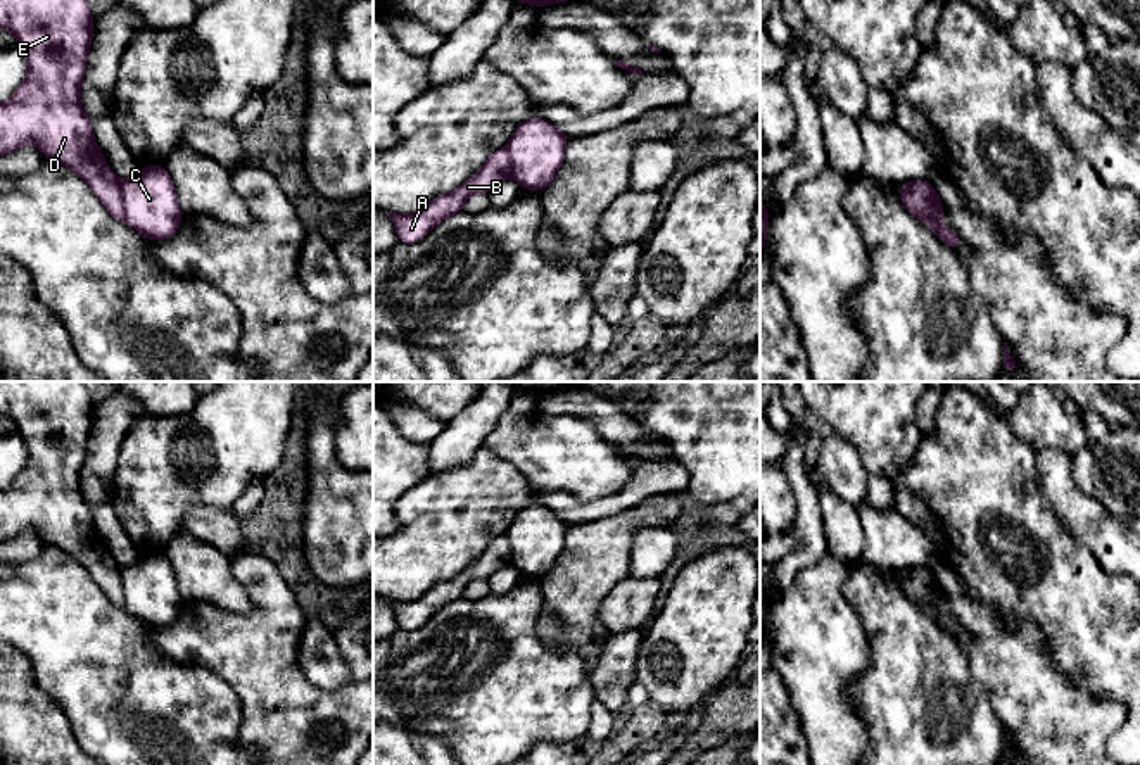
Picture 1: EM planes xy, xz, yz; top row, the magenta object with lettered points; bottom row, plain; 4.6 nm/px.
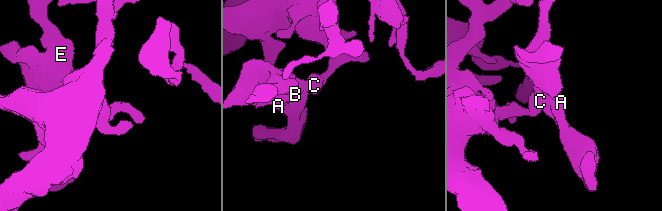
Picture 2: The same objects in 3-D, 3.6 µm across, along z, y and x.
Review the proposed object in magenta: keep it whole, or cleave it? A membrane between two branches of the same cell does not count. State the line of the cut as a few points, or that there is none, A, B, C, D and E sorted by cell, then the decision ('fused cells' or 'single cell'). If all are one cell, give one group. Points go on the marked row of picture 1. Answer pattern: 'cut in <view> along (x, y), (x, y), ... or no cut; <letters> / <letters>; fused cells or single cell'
cut in xy along (120, 182), (125, 220); A B D E / C; fused cells

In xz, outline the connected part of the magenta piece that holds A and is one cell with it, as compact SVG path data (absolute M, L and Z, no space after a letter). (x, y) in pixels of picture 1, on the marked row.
M503 150L492 152L484 166L461 187L454 188L446 195L437 195L423 209L415 211L409 216L397 212L385 212L392 218L399 242L416 243L420 242L435 224L446 221L449 216L463 211L466 199L473 193L489 193L489 190L510 176L511 159Z

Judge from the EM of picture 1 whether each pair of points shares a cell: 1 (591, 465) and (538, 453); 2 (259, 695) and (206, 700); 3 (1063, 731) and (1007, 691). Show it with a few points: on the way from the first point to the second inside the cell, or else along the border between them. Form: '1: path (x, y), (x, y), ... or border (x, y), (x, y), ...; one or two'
1: path (577, 460), (567, 453), (551, 453); one
2: border (208, 669), (218, 674), (239, 700), (240, 736); two
3: path (1049, 717), (1021, 691); one

